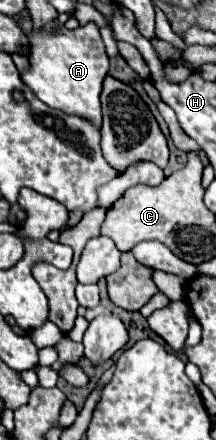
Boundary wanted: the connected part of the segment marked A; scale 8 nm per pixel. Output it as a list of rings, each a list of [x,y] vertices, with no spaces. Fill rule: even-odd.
[[[25,20],[19,24],[23,32],[29,36],[29,64],[31,68],[21,74],[23,82],[35,92],[39,100],[47,106],[61,110],[65,114],[77,114],[83,120],[91,122],[95,128],[101,128],[101,84],[109,70],[109,58],[105,54],[105,44],[101,40],[97,24],[89,22],[75,30],[59,28],[51,24],[43,28],[43,32],[33,32],[31,22]]]

